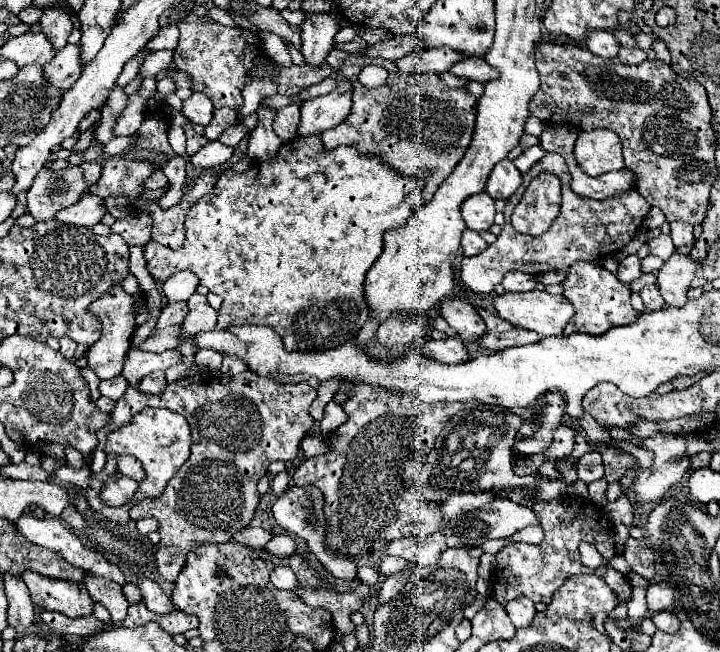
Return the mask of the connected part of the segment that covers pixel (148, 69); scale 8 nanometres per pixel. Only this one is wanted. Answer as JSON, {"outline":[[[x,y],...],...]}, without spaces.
{"outline":[[[158,50],[148,54],[146,62],[140,68],[142,76],[156,76],[158,72],[162,72],[164,68],[168,68],[168,64],[172,64],[172,52],[170,50]]]}

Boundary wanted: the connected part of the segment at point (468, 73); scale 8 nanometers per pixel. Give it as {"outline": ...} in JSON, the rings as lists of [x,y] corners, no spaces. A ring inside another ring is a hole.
{"outline":[[[464,58],[464,60],[456,62],[450,68],[450,72],[456,76],[464,76],[468,80],[476,80],[476,82],[490,82],[490,80],[498,78],[498,70],[492,68],[490,64],[486,64],[484,58]]]}

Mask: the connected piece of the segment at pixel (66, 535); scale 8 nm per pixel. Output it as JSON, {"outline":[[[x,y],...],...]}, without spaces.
{"outline":[[[24,514],[24,516],[20,516],[20,520],[16,522],[16,528],[18,528],[18,532],[20,532],[22,536],[26,536],[30,542],[60,552],[60,554],[62,554],[72,566],[76,566],[76,568],[92,570],[94,574],[104,576],[104,578],[110,578],[110,580],[114,580],[114,582],[118,582],[118,584],[124,584],[124,582],[126,582],[122,570],[120,570],[116,564],[110,564],[108,560],[104,560],[96,550],[90,550],[68,526],[62,524],[60,518],[44,518],[44,520],[38,520],[38,518],[30,516],[30,514]]]}

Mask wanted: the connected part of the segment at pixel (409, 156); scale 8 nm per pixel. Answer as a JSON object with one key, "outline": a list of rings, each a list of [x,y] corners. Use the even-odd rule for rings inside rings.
{"outline":[[[348,56],[340,74],[354,86],[354,106],[342,124],[320,134],[324,148],[334,150],[342,144],[354,146],[362,154],[380,156],[386,164],[406,176],[418,176],[428,168],[432,174],[422,190],[422,202],[428,202],[438,190],[438,184],[446,180],[468,150],[478,100],[466,88],[448,88],[438,74],[404,74],[398,72],[394,62],[384,58],[370,60],[366,56]],[[366,64],[376,64],[388,70],[384,86],[370,90],[358,82],[358,74]]]}

